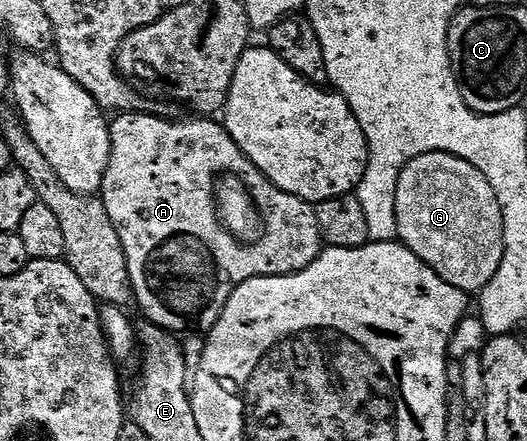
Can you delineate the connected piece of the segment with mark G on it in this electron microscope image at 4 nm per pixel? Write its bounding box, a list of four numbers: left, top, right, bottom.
[395,152,505,294]

